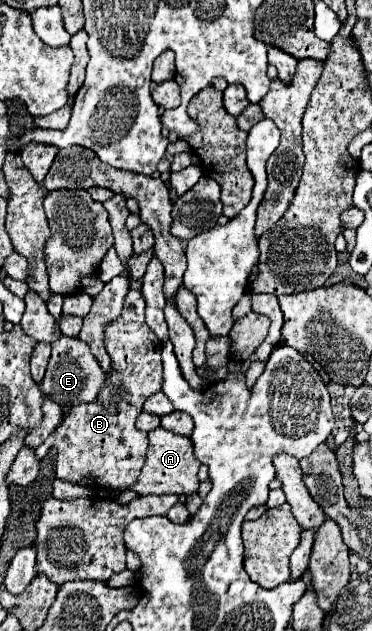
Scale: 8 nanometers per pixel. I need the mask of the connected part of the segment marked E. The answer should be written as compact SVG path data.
M61 334L59 340L53 342L51 349L49 368L43 380L43 394L65 408L71 408L83 402L93 402L105 382L105 372L101 370L99 362L91 354L89 346L83 344L79 338L67 338Z

